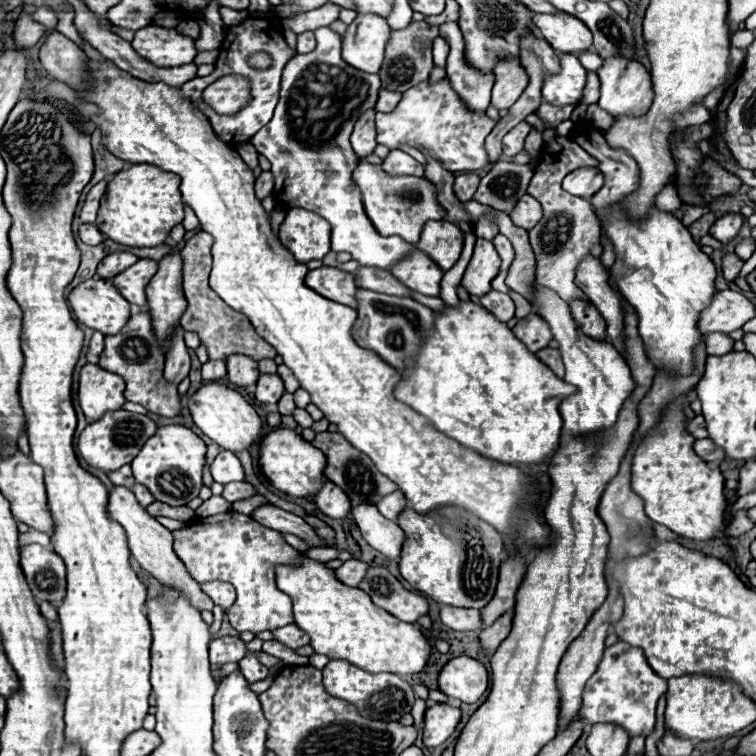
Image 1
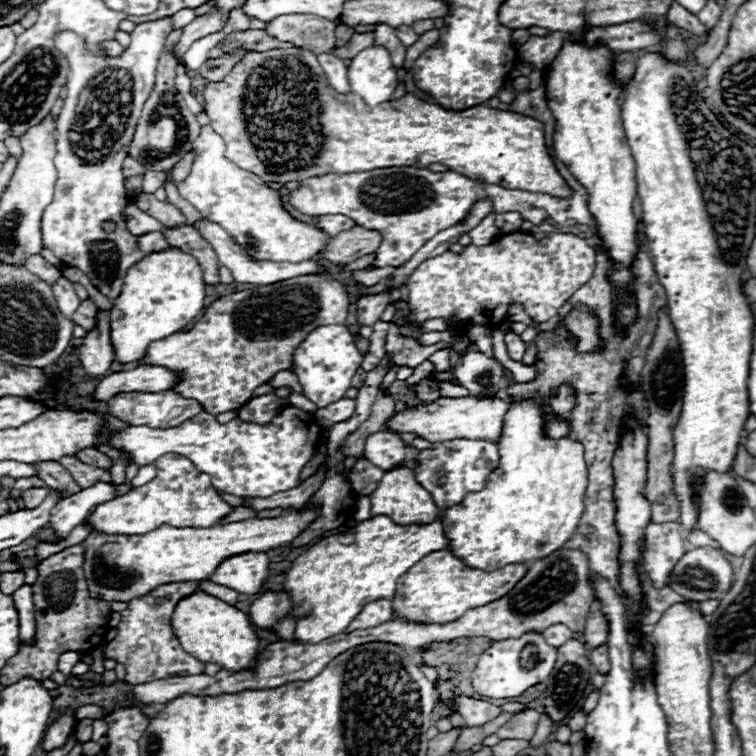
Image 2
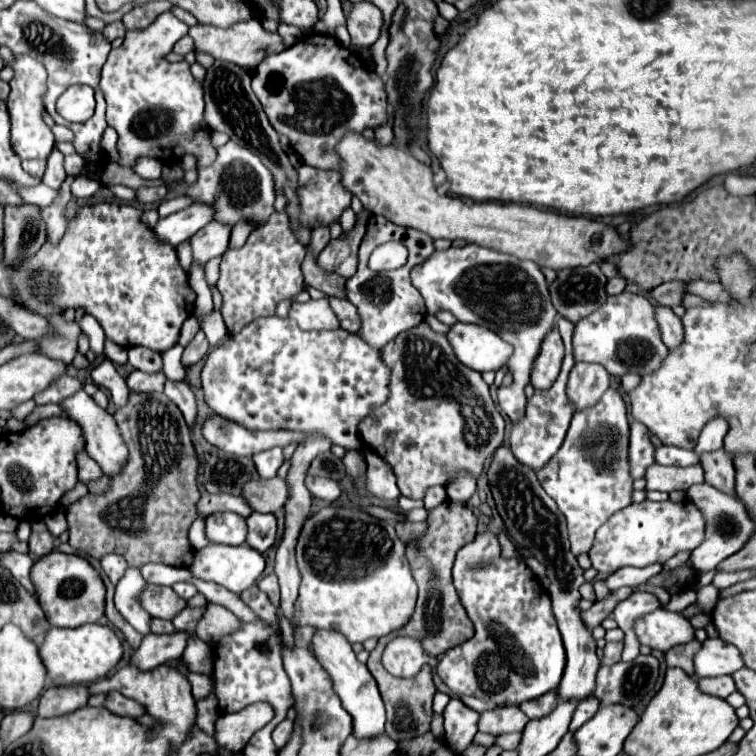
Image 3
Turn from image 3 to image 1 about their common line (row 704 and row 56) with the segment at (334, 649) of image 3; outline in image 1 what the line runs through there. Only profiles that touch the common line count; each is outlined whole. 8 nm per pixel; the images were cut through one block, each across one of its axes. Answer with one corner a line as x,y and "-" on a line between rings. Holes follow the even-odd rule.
358,14
342,36
344,62
366,74
376,74
382,66
390,32
386,18
376,14

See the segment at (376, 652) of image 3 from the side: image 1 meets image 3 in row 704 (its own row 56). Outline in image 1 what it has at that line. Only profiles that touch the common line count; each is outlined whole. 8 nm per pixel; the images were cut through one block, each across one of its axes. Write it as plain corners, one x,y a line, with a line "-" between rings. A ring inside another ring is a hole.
412,22
404,30
394,30
386,44
386,58
378,72
382,80
382,88
392,92
406,92
408,88
416,86
418,82
428,80
432,62
432,40
438,36
438,26
430,26
428,22

